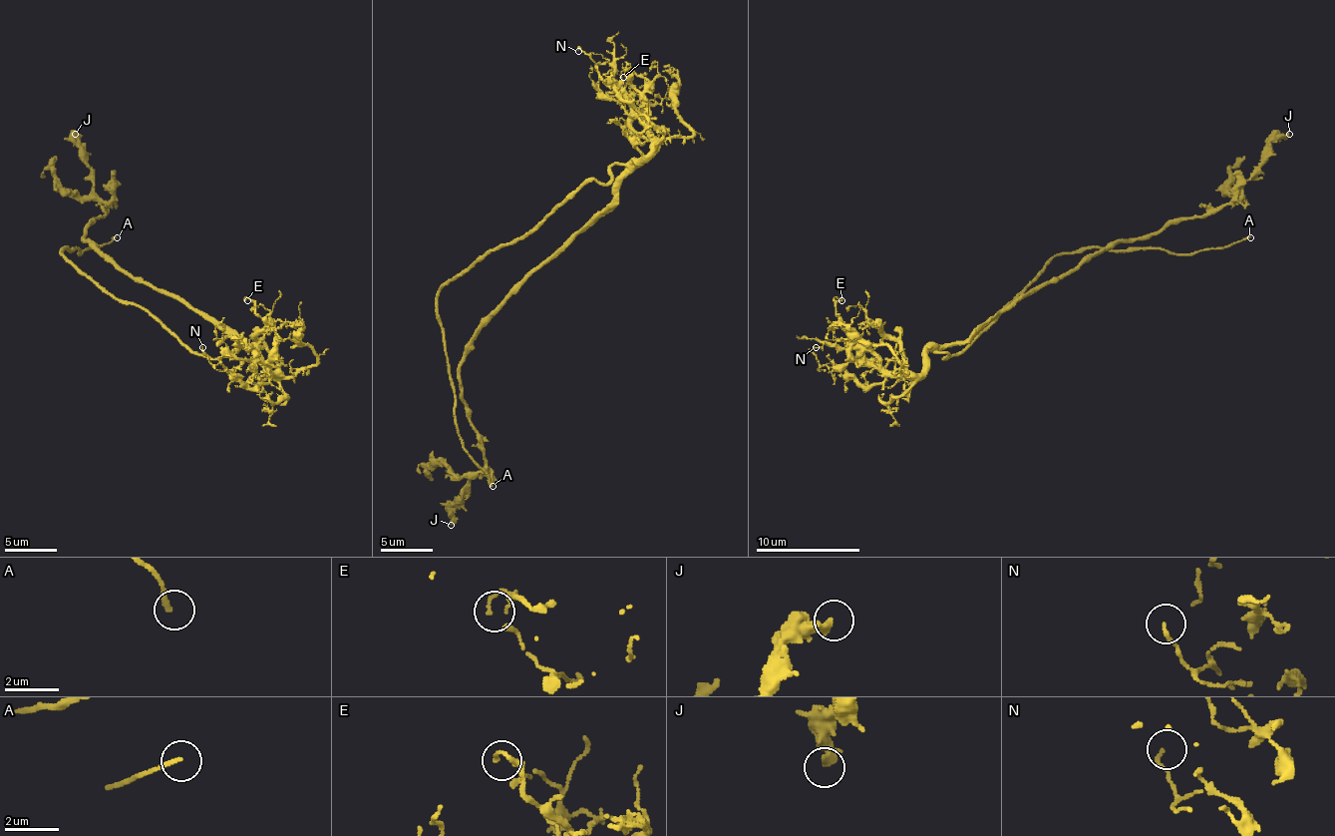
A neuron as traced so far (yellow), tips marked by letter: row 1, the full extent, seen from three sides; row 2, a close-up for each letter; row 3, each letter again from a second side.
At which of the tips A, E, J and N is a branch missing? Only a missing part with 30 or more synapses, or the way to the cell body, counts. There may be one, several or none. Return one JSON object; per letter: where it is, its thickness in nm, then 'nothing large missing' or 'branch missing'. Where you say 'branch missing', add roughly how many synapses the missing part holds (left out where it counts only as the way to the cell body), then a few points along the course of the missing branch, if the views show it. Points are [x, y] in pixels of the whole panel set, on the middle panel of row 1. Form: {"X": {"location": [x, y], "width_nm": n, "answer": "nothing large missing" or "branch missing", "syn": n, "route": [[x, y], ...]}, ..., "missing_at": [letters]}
{"A": {"location": [493, 486], "width_nm": 170, "answer": "branch missing", "route": [[493, 486], [503, 520], [491, 507], [475, 480], [457, 433], [451, 358], [438, 316], [441, 264], [412, 230]]}, "E": {"location": [623, 77], "width_nm": 100, "answer": "nothing large missing"}, "J": {"location": [451, 525], "width_nm": 300, "answer": "nothing large missing"}, "N": {"location": [578, 51], "width_nm": 140, "answer": "nothing large missing"}, "missing_at": ["A"]}

